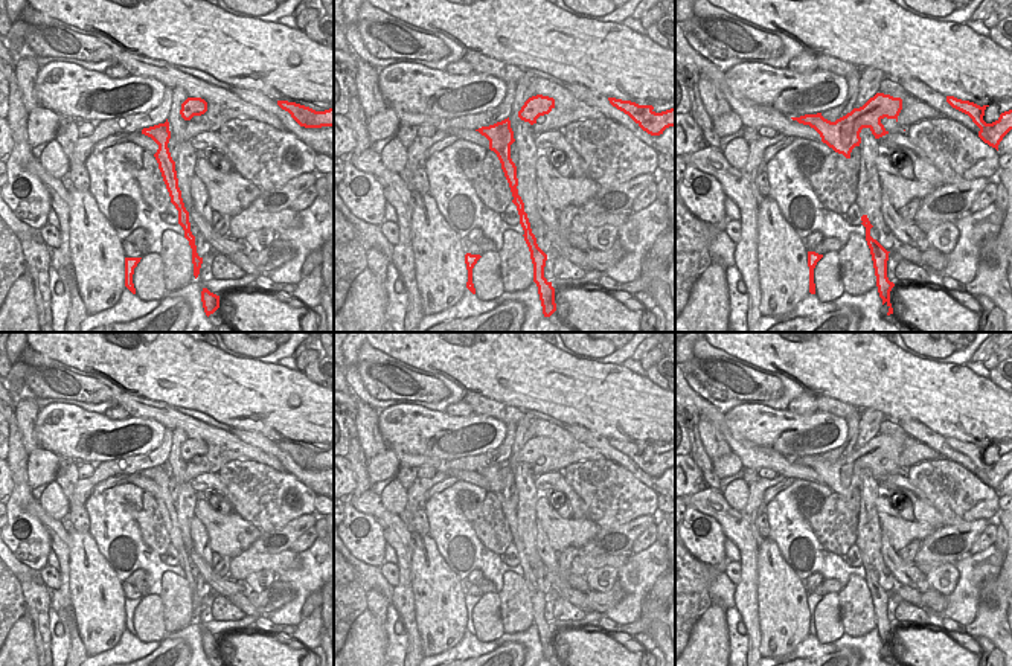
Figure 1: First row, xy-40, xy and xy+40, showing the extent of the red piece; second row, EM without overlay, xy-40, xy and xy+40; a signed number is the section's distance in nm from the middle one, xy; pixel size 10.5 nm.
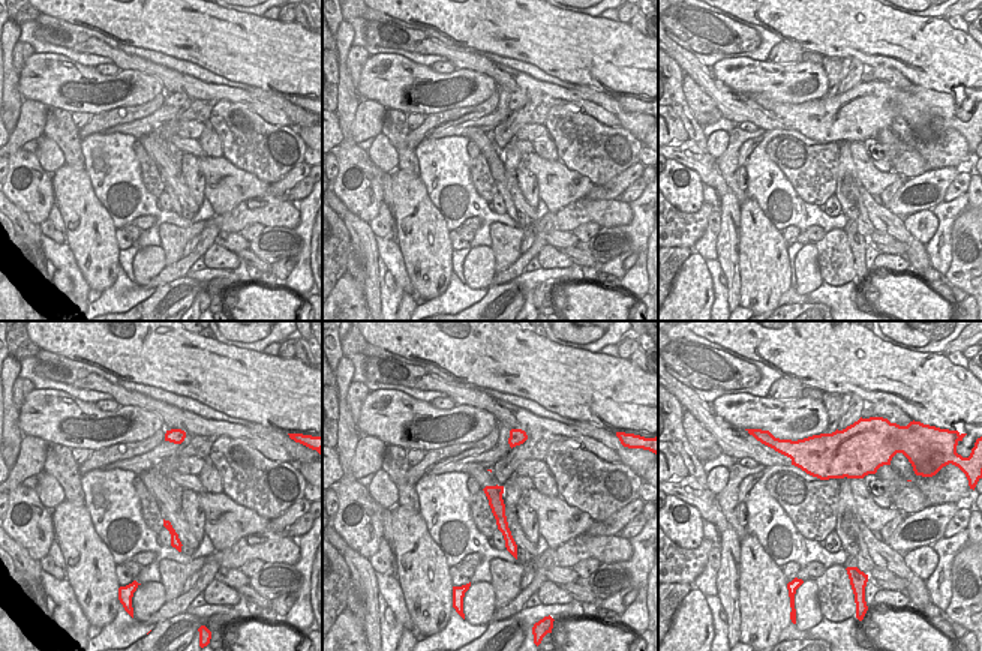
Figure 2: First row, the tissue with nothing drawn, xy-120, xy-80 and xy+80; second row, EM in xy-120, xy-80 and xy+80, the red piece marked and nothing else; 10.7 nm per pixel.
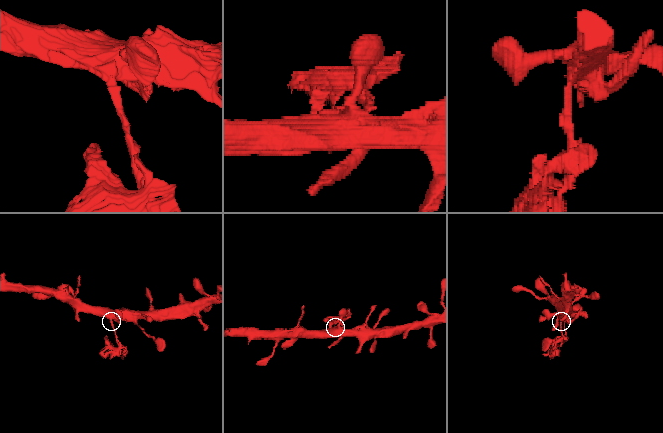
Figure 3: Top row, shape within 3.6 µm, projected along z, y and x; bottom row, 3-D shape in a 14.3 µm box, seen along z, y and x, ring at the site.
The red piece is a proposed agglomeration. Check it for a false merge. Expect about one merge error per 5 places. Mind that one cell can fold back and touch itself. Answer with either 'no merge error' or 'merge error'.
merge error

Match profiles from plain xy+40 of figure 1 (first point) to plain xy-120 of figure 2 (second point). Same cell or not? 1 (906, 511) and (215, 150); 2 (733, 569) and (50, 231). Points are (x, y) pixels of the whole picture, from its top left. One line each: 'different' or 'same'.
1: same
2: same

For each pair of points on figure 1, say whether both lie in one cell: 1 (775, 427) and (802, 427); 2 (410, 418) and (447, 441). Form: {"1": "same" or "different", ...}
{"1": "same", "2": "same"}

